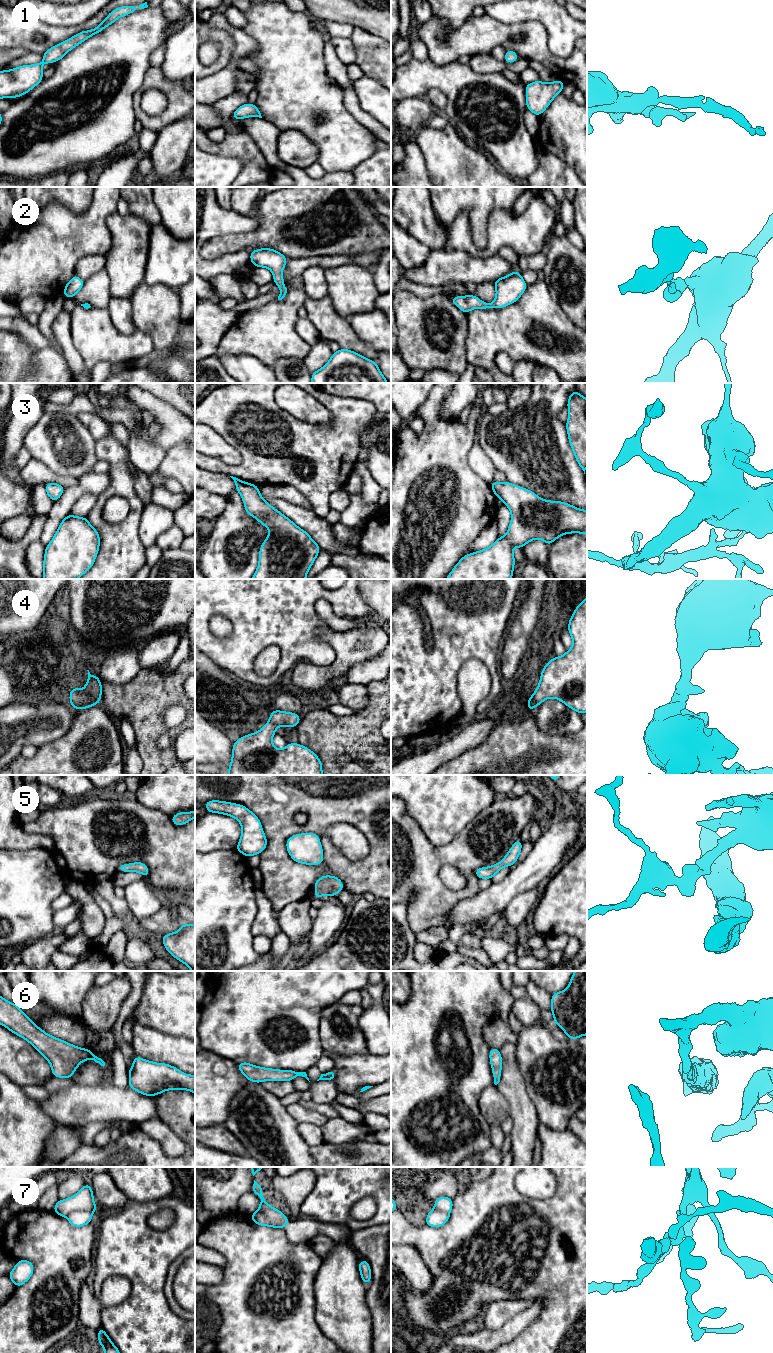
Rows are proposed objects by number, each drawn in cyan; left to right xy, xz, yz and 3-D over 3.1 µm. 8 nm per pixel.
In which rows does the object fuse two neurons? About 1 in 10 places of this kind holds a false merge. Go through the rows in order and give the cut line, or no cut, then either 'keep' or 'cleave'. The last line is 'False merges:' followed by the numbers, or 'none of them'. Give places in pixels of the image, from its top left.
1: no cut | keep
2: no cut | keep
3: no cut | keep
4: no cut | keep
5: no cut | keep
6: no cut | keep
7: no cut | keep
False merges: none of them

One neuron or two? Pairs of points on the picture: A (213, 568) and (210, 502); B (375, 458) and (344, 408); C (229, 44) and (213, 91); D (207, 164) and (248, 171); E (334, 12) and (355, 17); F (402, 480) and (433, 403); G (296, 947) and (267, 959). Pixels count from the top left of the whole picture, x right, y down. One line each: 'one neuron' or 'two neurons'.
A: two neurons
B: two neurons
C: two neurons
D: two neurons
E: one neuron
F: one neuron
G: one neuron

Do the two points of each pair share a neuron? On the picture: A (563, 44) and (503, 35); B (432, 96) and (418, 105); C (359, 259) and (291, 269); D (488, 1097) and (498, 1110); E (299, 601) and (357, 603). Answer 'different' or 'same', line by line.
A: different
B: different
C: same
D: same
E: same

